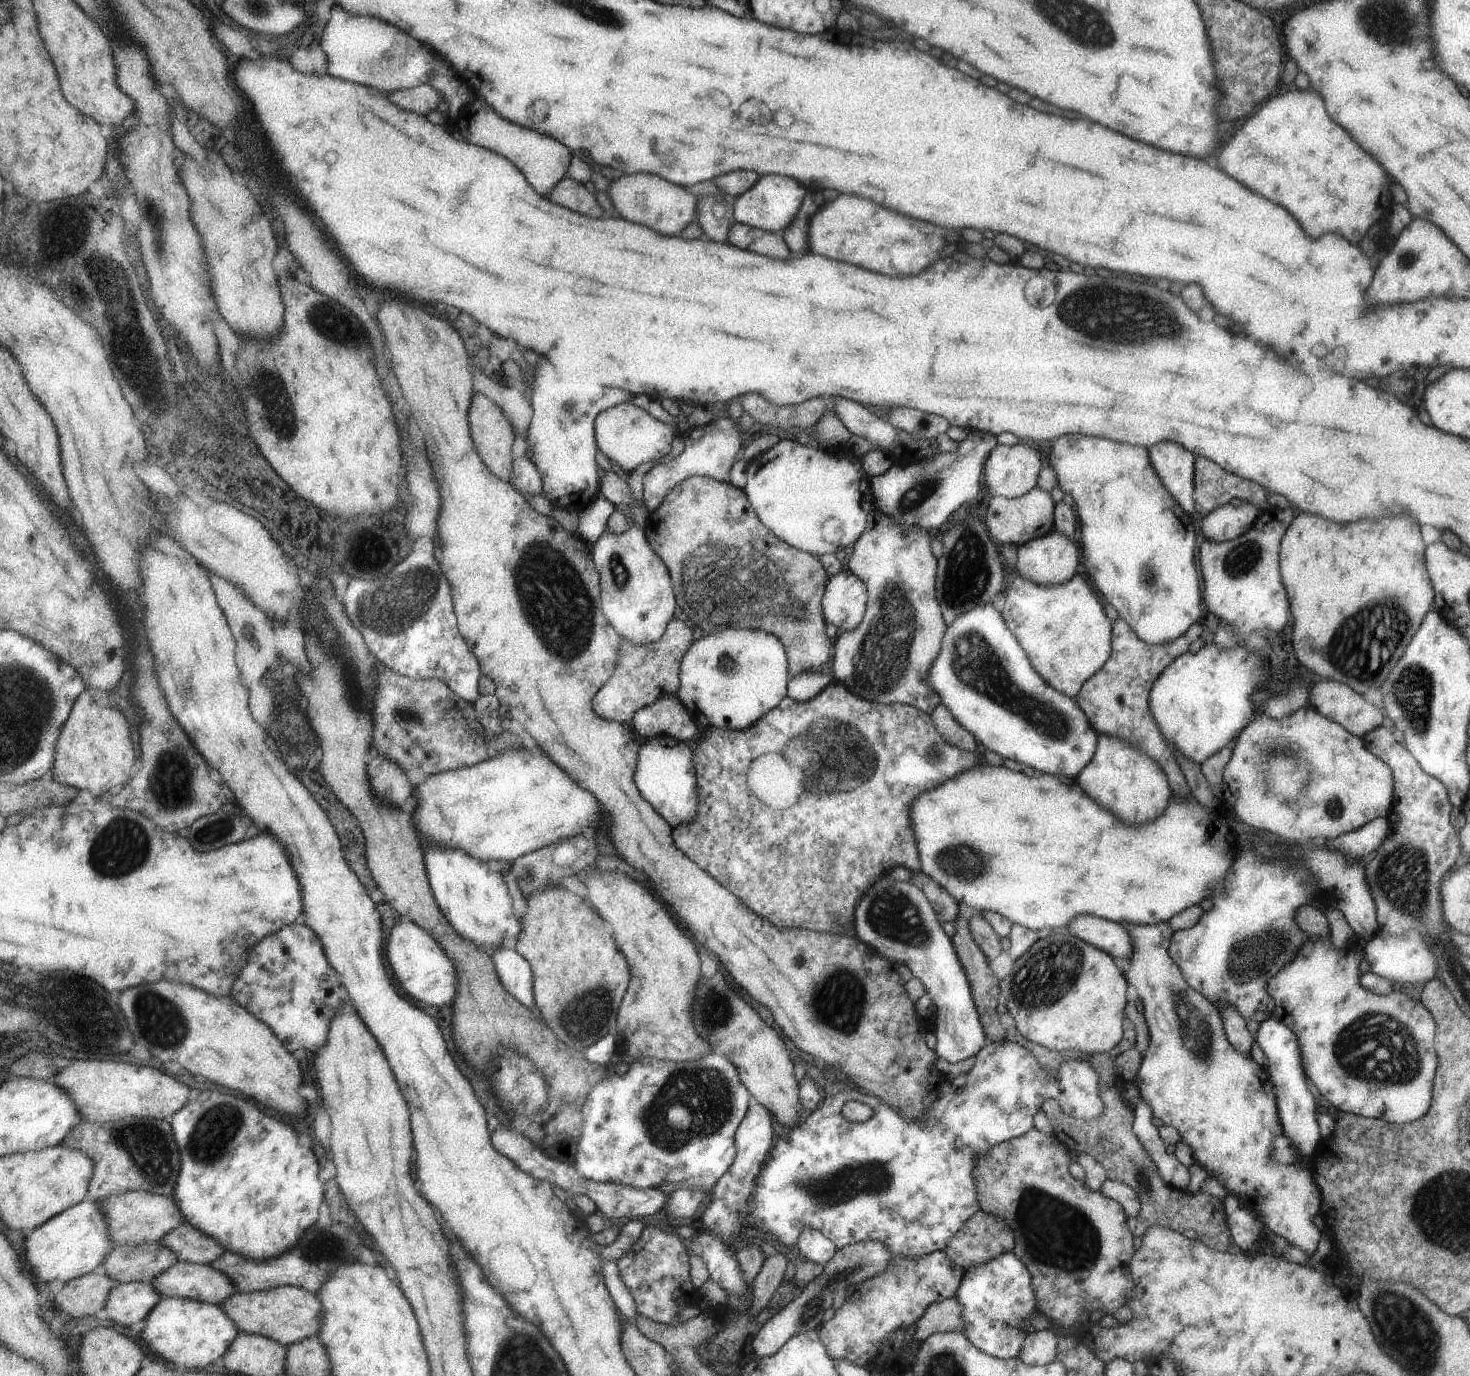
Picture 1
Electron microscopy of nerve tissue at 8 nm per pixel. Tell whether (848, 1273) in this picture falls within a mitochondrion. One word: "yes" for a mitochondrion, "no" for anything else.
yes

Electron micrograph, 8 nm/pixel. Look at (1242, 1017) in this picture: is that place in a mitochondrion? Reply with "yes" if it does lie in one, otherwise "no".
no

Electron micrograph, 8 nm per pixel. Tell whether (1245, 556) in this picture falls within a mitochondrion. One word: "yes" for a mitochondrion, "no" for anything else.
yes

